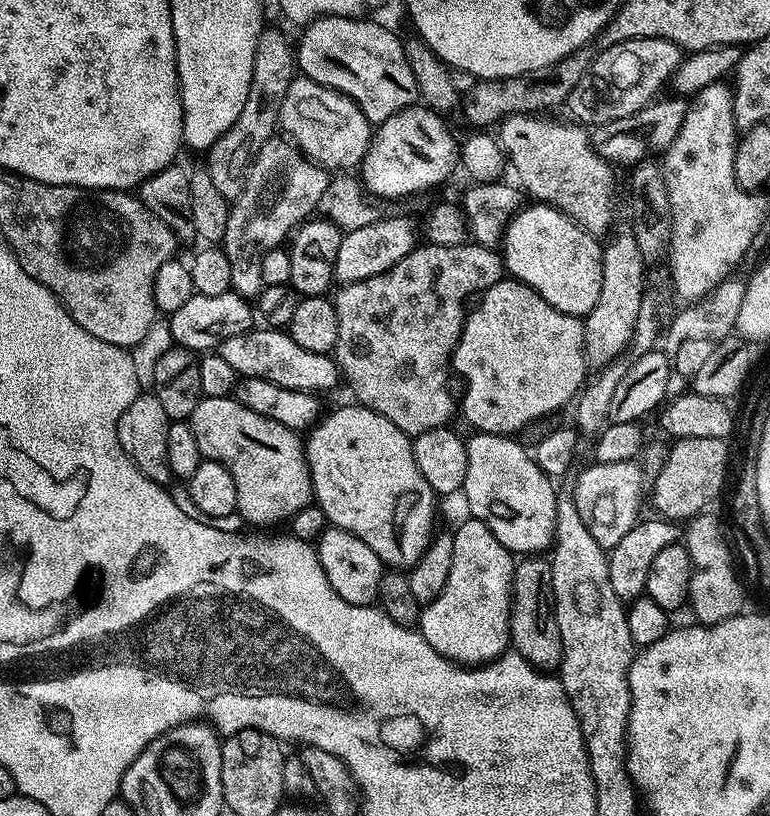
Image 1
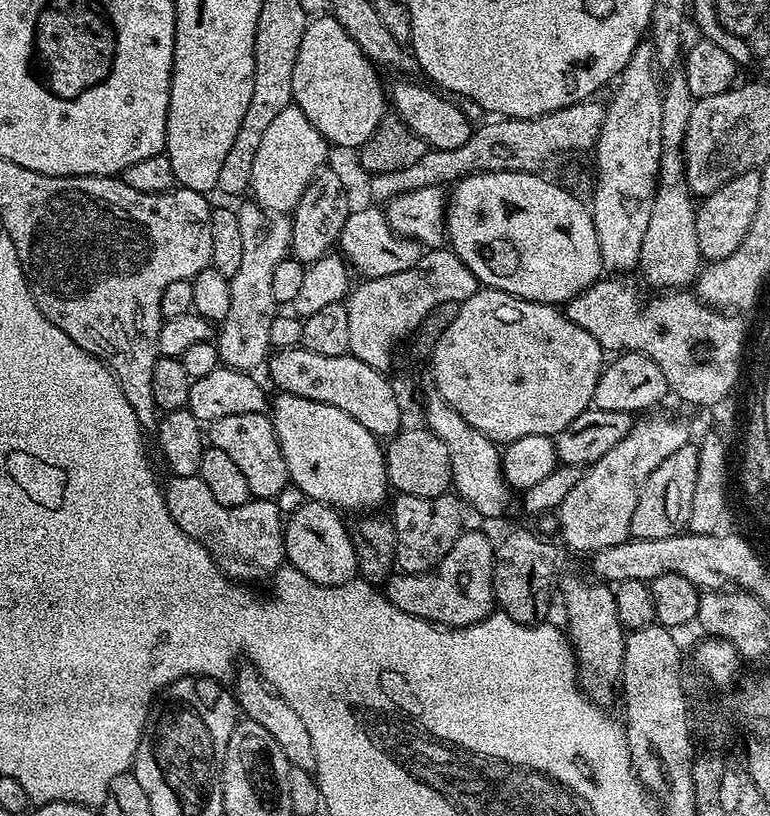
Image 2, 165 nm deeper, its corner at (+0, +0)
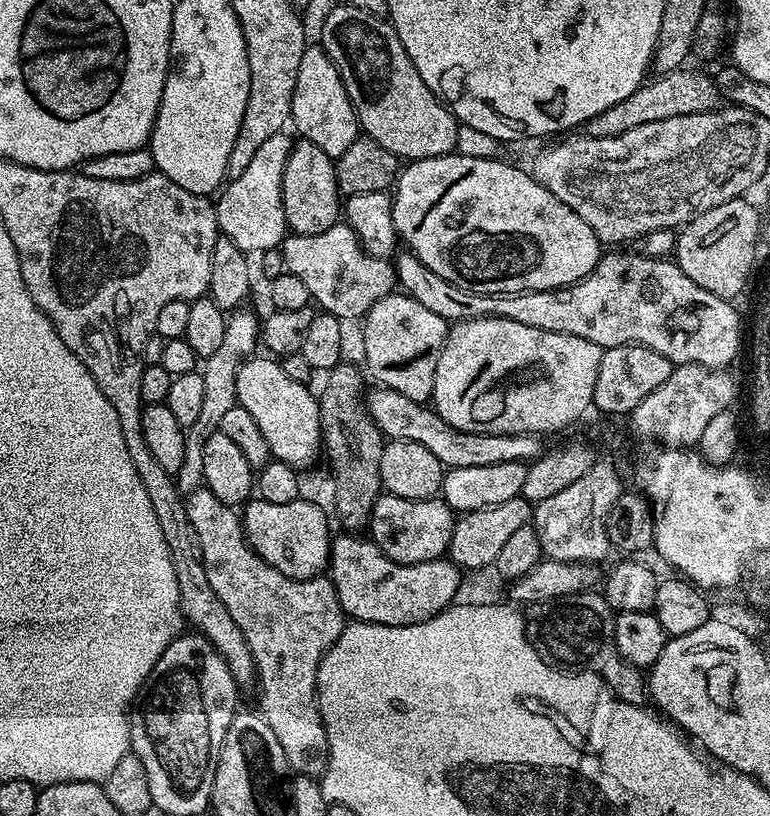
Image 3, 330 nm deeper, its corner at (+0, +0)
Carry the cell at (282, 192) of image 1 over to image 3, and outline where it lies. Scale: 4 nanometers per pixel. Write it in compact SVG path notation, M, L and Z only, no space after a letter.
M236 310L227 317L228 325L226 334L222 334L222 346L218 346L215 354L210 354L203 361L202 375L204 378L204 393L202 394L202 410L198 414L197 421L193 422L184 434L186 454L182 458L182 466L174 473L175 486L181 493L187 494L196 491L204 482L202 470L202 450L206 446L206 438L210 434L219 432L222 417L237 407L236 399L236 375L244 365L245 360L253 355L252 352L262 340L262 320L258 315L245 310Z

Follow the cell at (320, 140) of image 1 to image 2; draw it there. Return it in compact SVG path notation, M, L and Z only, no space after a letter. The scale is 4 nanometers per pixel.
M289 106L270 122L258 155L254 158L254 170L250 185L250 196L268 214L288 214L298 206L306 186L315 178L317 172L325 167L330 145L319 130L302 114L302 110Z

